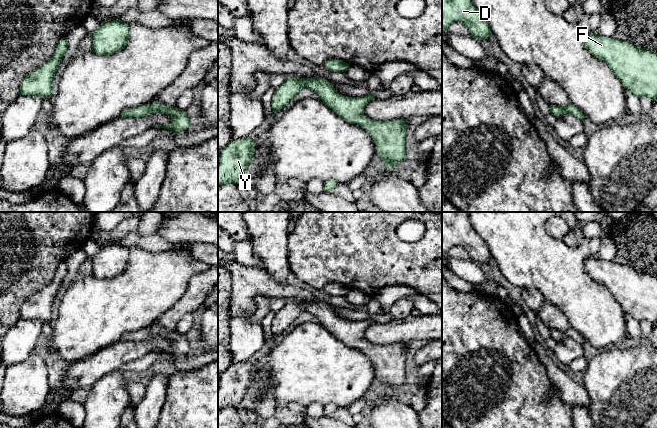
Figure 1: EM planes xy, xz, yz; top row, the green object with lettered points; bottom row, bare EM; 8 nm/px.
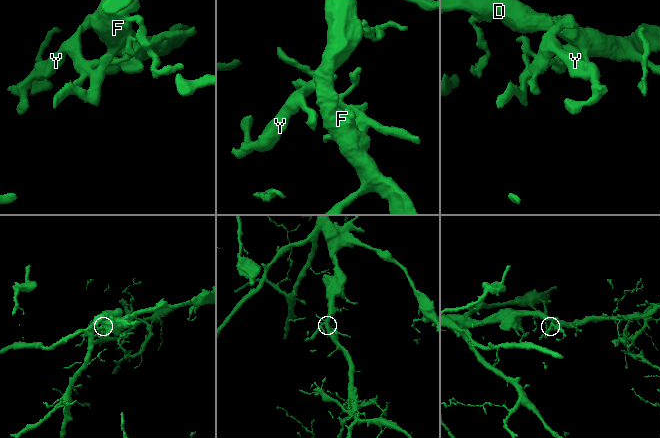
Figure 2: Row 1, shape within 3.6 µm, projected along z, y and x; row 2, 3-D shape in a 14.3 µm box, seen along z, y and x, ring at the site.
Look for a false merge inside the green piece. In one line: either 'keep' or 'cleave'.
cleave

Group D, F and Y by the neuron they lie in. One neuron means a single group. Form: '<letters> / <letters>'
D F / Y

